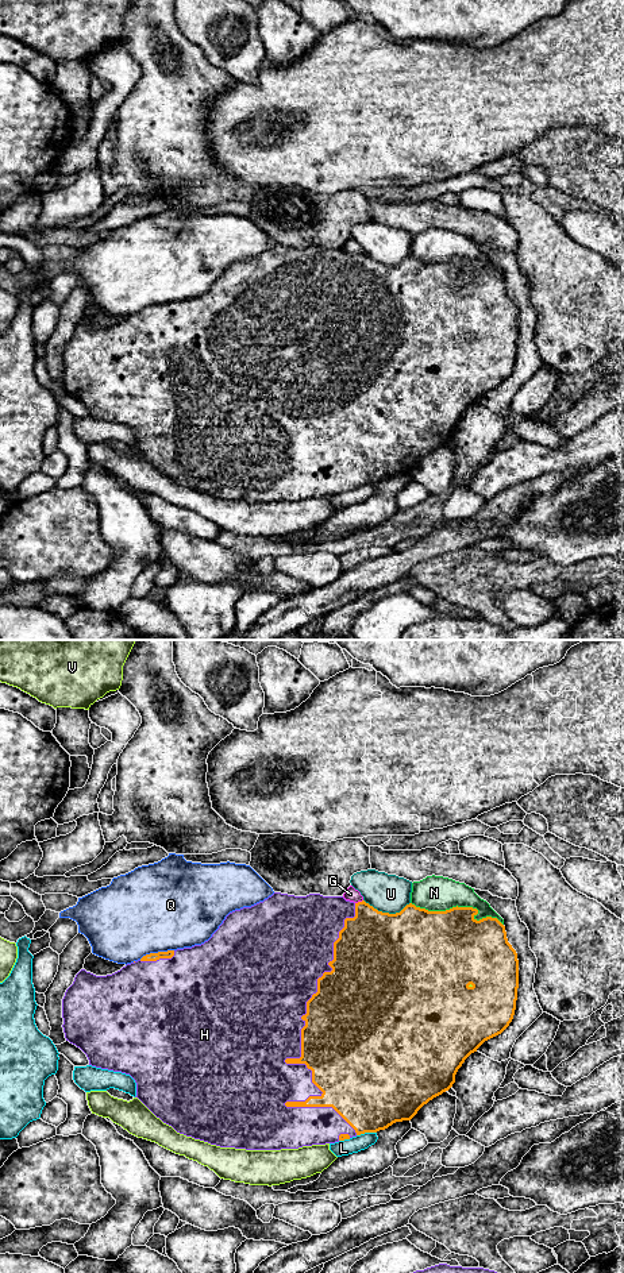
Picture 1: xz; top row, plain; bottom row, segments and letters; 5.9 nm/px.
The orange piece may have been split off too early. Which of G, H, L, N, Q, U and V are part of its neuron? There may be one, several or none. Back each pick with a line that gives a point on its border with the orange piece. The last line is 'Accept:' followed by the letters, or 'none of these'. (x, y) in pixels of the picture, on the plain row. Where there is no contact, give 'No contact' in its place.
H: Touches orange at xz (293, 411)
Accept: H

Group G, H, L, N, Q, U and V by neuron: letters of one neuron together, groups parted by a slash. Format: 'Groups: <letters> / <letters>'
Groups: G / H / L / N / Q U / V

